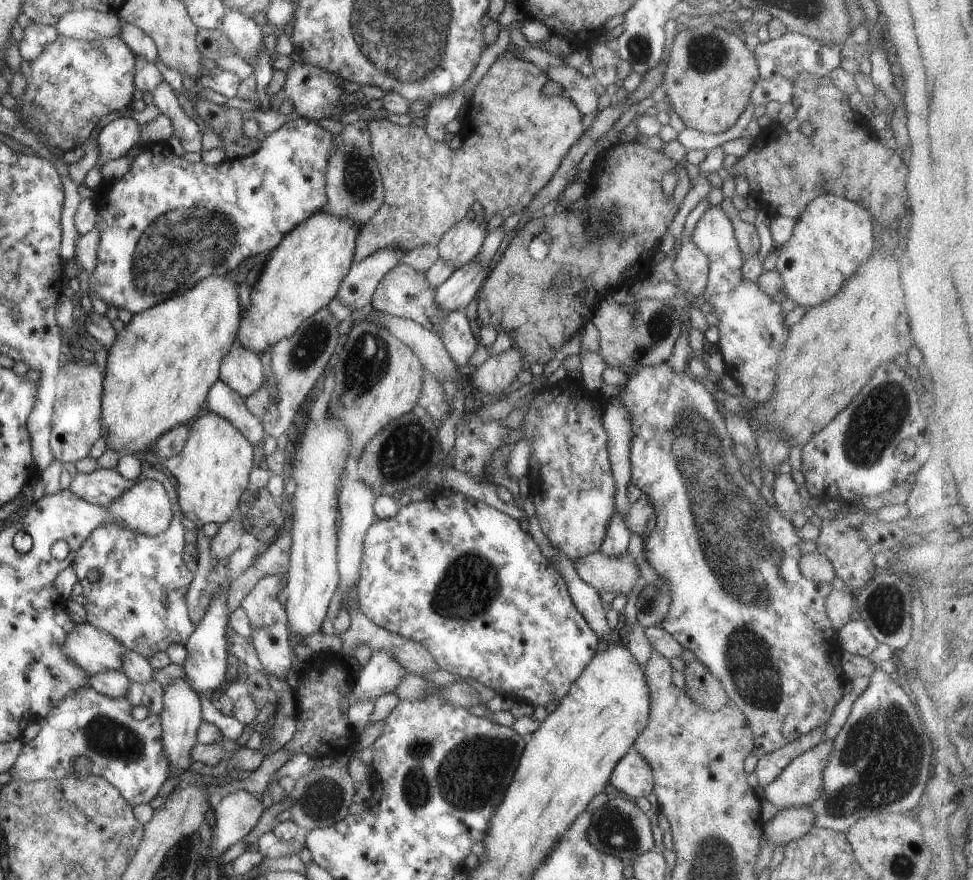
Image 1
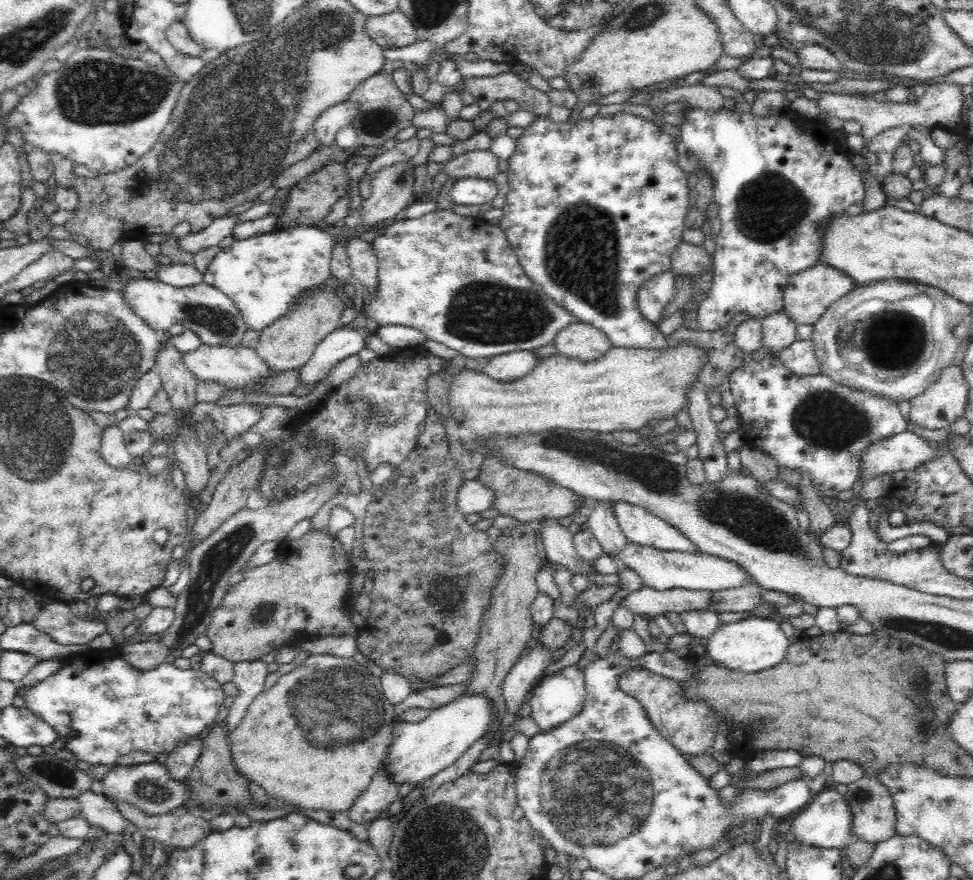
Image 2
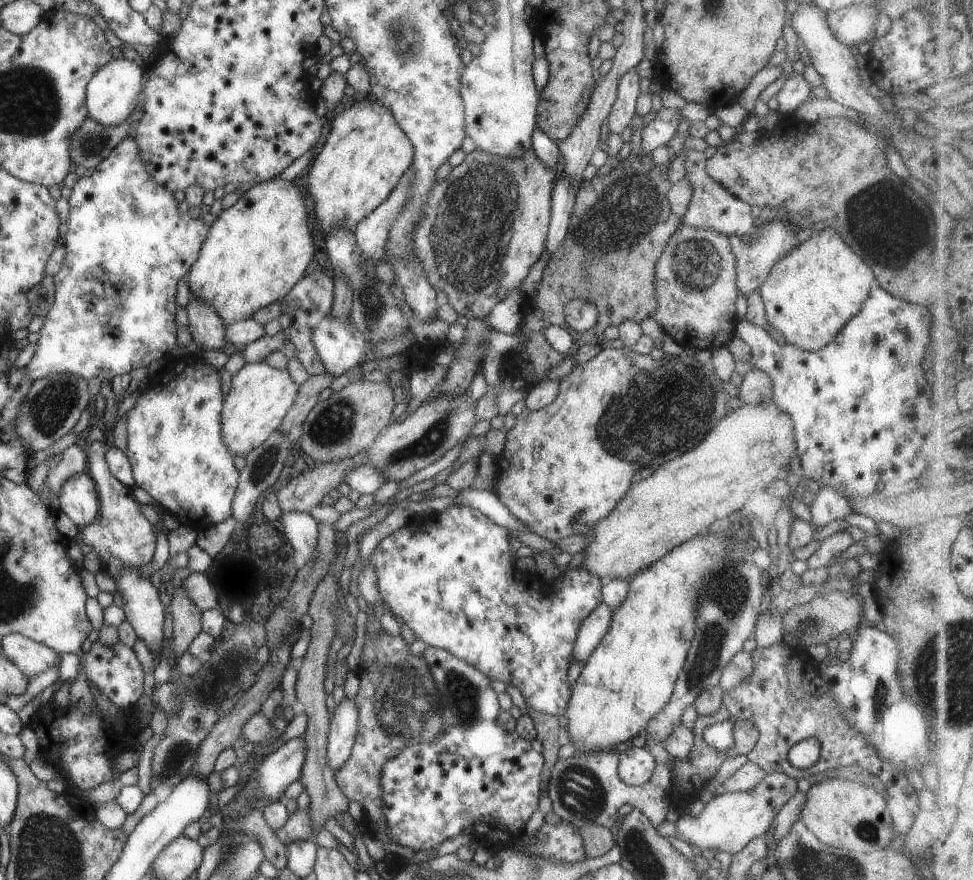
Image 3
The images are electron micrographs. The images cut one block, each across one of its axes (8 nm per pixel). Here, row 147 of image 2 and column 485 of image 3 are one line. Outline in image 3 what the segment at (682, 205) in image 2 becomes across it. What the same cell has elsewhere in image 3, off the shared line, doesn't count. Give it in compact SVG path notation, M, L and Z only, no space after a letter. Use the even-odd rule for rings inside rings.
M450 505L447 509L432 512L417 512L417 516L399 530L395 530L373 548L370 555L372 569L377 576L377 589L387 611L394 618L403 620L413 632L415 639L421 639L427 647L449 652L454 658L463 660L487 679L501 681L513 685L523 696L527 709L561 717L567 709L570 698L569 686L566 682L566 673L571 659L571 650L580 623L602 602L602 584L594 575L584 572L581 568L565 570L560 578L543 588L543 582L537 578L525 578L517 570L513 570L515 553L511 554L508 544L508 532L505 528L495 525L481 512L464 505Z

